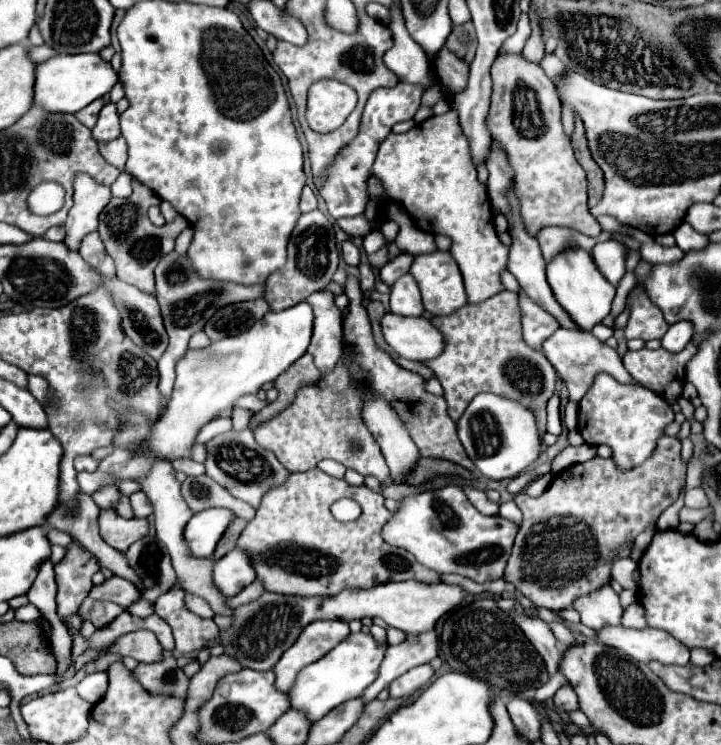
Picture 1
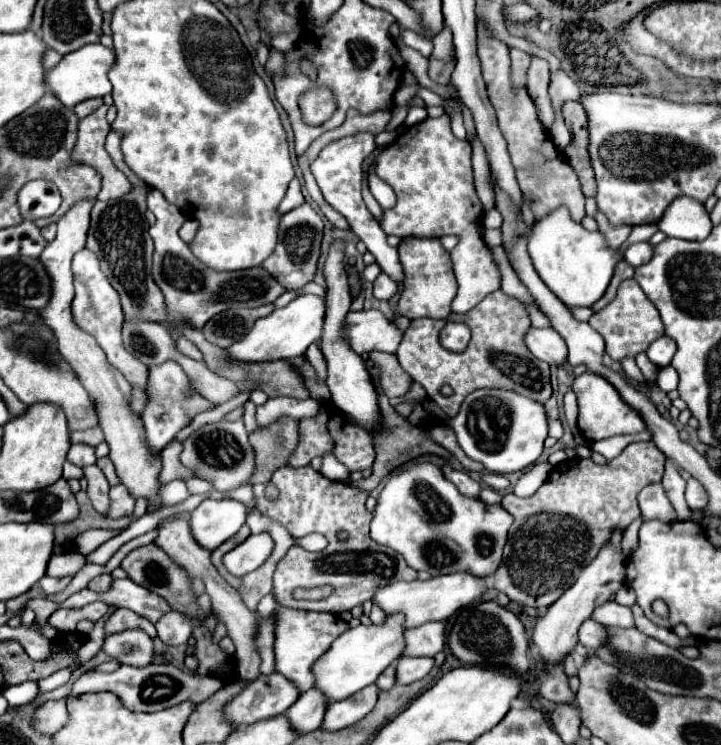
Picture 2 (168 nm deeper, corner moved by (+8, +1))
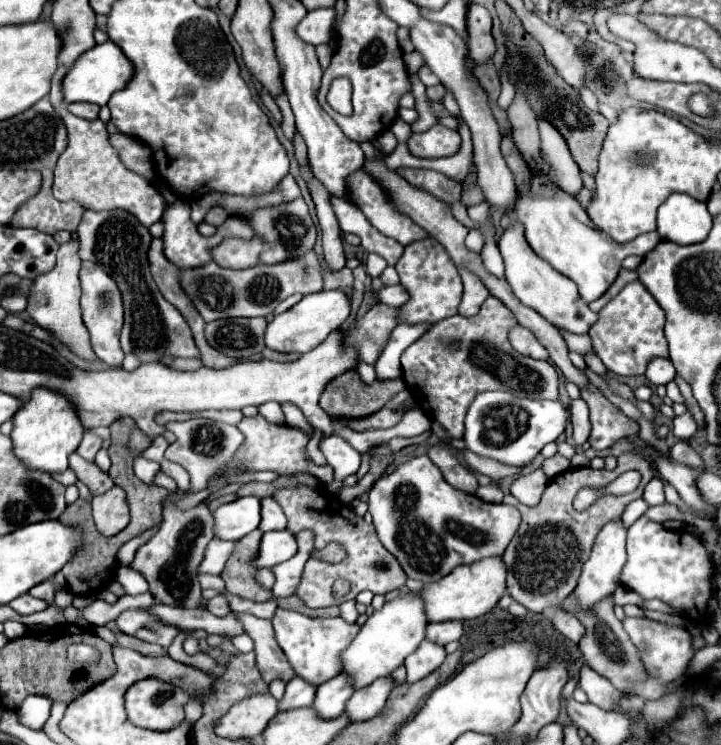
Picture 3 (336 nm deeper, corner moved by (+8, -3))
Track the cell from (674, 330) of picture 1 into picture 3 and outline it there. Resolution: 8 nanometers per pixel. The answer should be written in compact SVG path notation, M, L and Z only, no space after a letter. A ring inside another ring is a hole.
M653 359L645 371L645 377L653 383L653 385L667 385L669 381L673 381L675 377L675 367L669 359Z

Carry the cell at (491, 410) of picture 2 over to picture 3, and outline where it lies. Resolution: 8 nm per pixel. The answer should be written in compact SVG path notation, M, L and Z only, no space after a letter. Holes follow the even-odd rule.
M487 391L475 397L465 417L465 443L469 451L507 465L529 465L537 453L565 431L569 409L559 401L521 399L503 391Z

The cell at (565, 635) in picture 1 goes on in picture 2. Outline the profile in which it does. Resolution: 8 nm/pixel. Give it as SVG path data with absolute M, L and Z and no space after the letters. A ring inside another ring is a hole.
M569 653L569 655L565 657L565 673L567 673L567 675L575 675L577 669L581 667L581 663L583 663L583 659L581 659L577 653Z

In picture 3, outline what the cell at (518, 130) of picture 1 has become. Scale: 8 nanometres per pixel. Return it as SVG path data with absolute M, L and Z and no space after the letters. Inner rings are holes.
M467 5L467 43L469 55L475 63L483 63L495 53L495 41L491 35L491 15L483 5Z

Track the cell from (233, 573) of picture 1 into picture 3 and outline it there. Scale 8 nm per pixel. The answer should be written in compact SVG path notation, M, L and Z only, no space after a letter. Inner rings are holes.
M287 529L283 531L269 531L261 539L259 553L253 561L255 567L273 567L291 559L297 553L297 539Z

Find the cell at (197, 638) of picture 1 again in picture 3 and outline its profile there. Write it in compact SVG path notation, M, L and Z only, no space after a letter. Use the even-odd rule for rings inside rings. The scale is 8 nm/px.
M213 537L205 549L205 559L199 567L199 573L213 573L219 575L225 567L225 561L229 559L229 553L233 551L235 541L221 541L219 537Z

